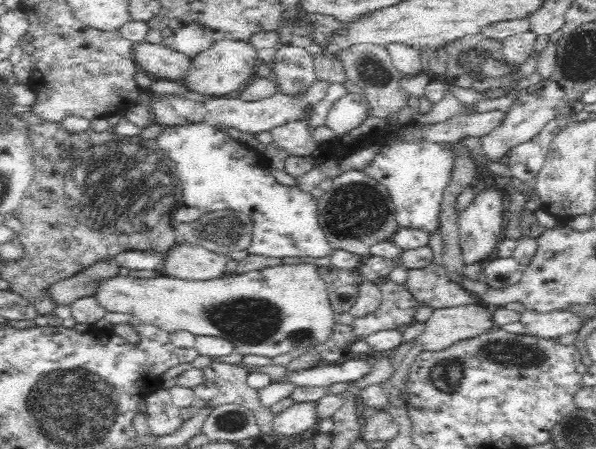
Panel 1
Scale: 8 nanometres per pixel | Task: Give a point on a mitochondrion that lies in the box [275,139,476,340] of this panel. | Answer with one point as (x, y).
(357, 210)

